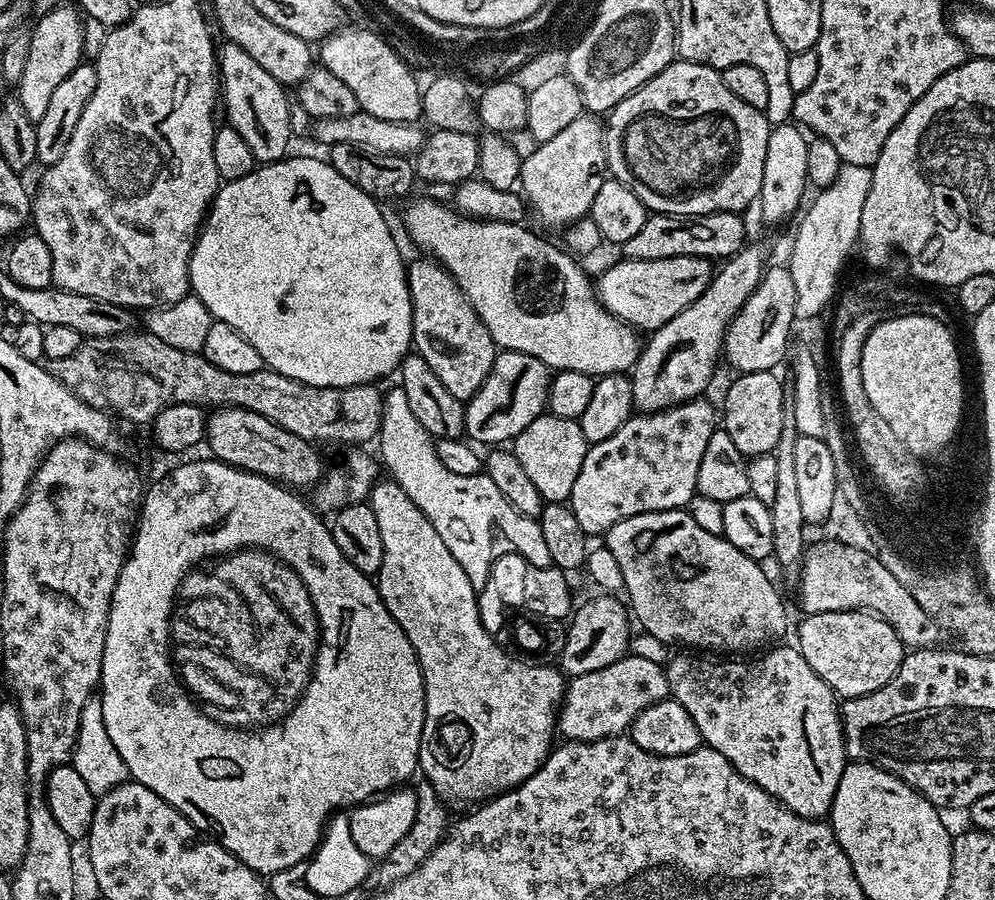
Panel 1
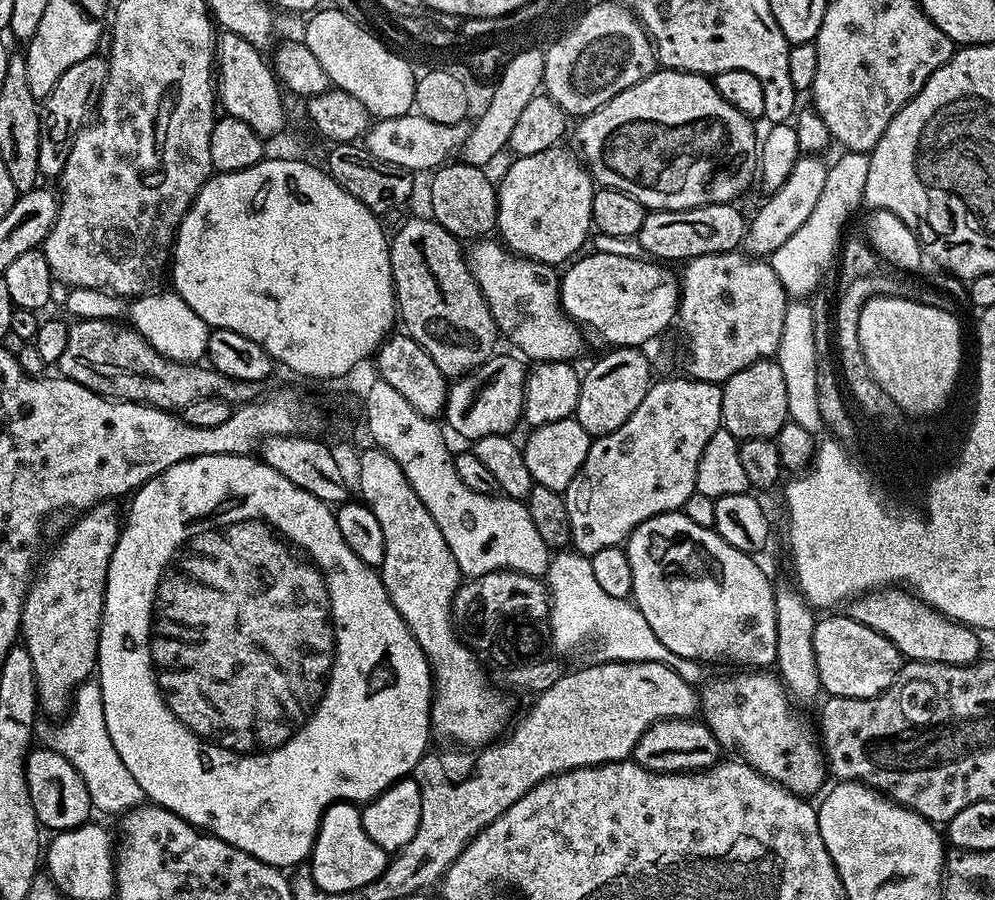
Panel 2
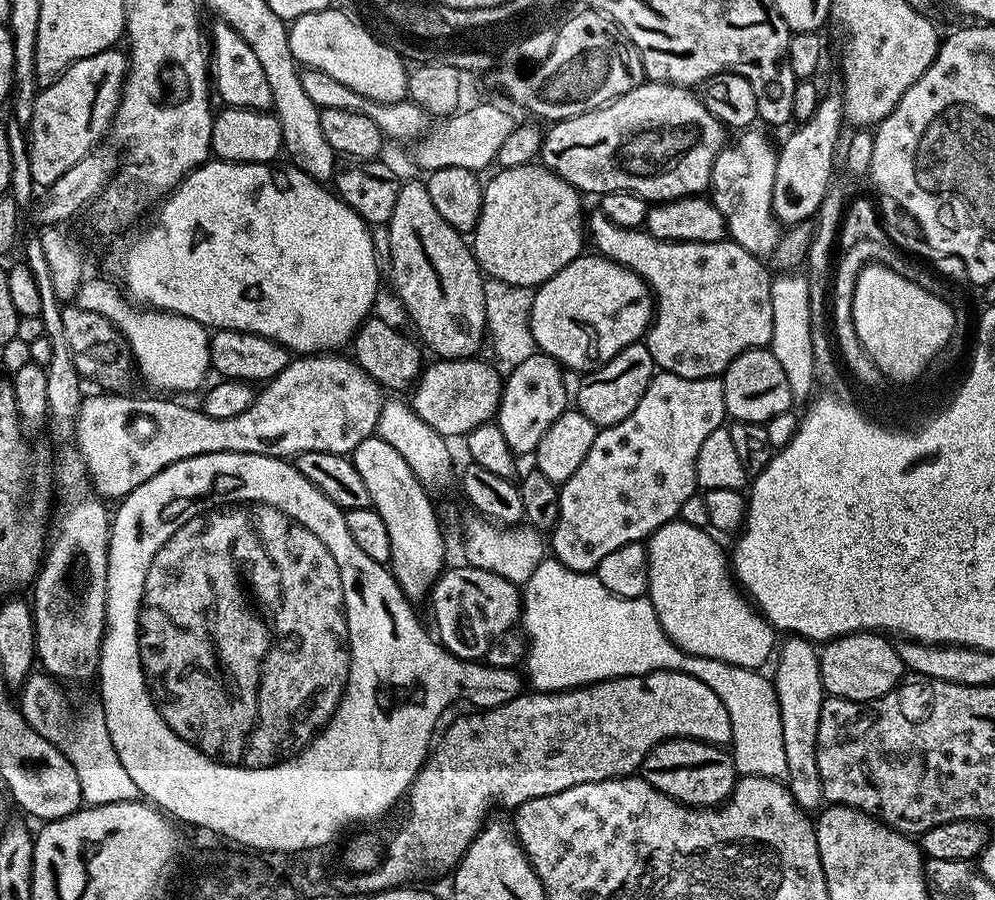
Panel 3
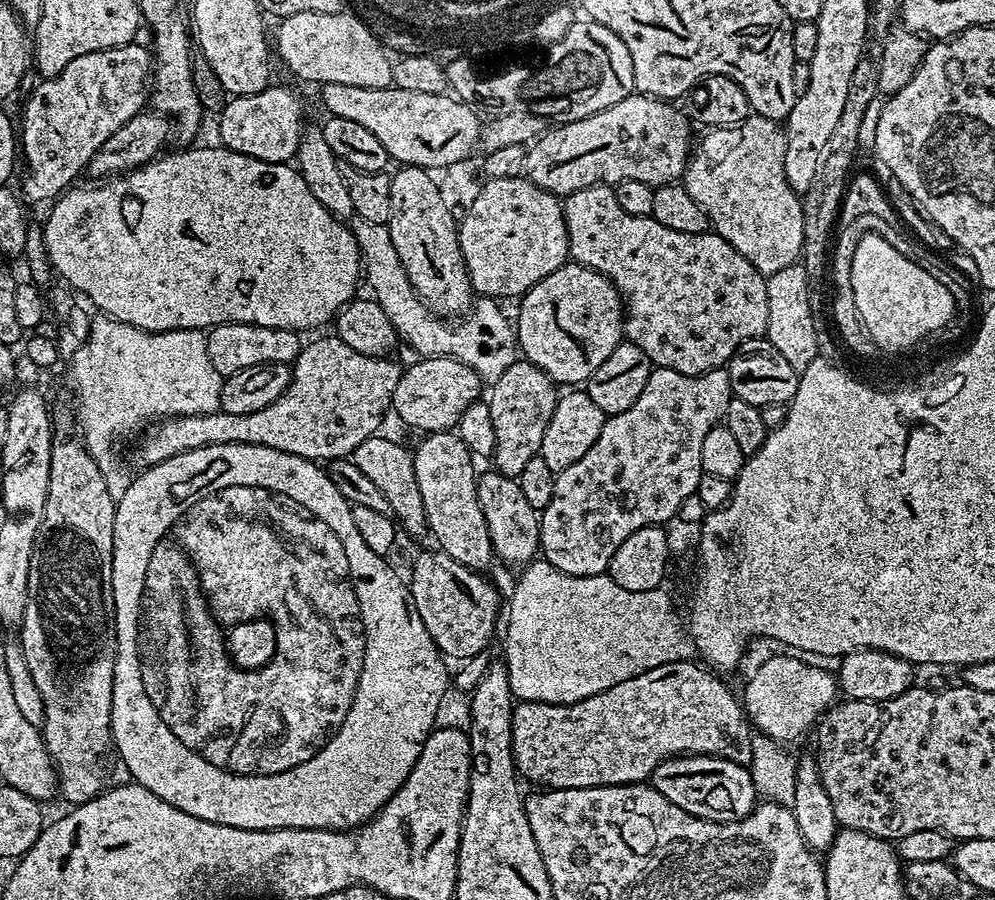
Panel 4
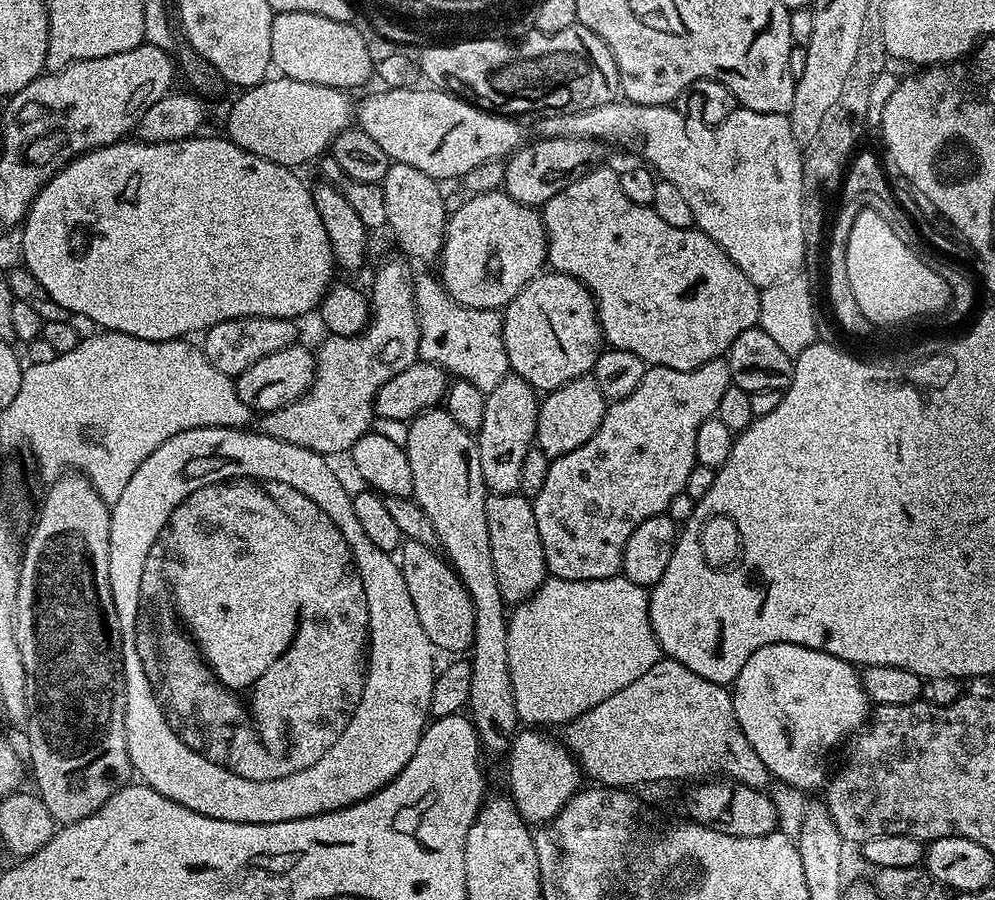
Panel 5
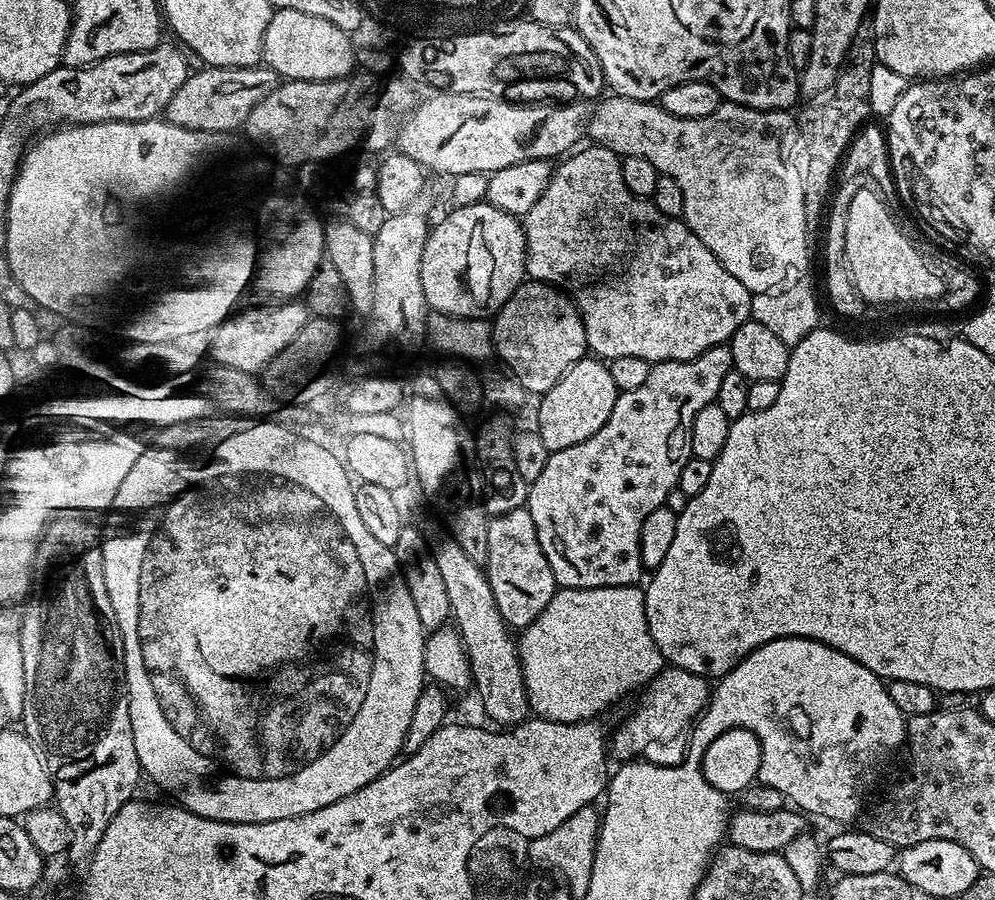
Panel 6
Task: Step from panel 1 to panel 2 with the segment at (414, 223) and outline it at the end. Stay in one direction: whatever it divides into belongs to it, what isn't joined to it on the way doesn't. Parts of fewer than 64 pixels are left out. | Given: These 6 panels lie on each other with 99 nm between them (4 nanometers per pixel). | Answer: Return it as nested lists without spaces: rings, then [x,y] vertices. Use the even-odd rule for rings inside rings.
[[[496,238],[481,239],[472,246],[472,252],[470,248],[466,256],[468,268],[472,271],[474,282],[478,282],[485,302],[490,306],[490,314],[499,333],[512,342],[517,348],[515,351],[525,352],[520,354],[529,361],[532,359],[532,362],[575,361],[584,340],[580,337],[581,329],[568,319],[560,307],[561,277],[557,269],[551,264],[517,256]]]

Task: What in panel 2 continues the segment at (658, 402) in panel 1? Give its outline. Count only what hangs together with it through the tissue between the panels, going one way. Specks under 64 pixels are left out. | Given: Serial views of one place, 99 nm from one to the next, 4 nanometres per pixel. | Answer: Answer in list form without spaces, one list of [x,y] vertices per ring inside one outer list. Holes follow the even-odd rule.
[[[816,154],[801,155],[794,162],[786,182],[767,197],[768,201],[757,210],[756,217],[747,221],[743,247],[749,257],[771,257],[772,252],[778,250],[778,246],[783,246],[790,234],[798,234],[798,226],[810,218],[818,197],[822,195],[822,186],[826,183],[828,173],[828,164],[820,160],[823,159]]]

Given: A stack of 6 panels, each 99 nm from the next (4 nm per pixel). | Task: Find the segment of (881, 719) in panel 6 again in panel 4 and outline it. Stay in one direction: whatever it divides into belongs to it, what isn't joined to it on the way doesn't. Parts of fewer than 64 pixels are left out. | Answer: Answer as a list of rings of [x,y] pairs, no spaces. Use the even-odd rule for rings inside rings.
[[[784,654],[788,656],[772,656],[765,664],[760,664],[756,668],[756,673],[748,680],[746,688],[746,716],[754,725],[757,733],[769,736],[779,744],[792,746],[795,740],[800,740],[804,735],[811,733],[820,723],[821,716],[837,703],[838,700],[838,680],[824,668],[819,668],[819,663],[809,662],[796,654]]]

